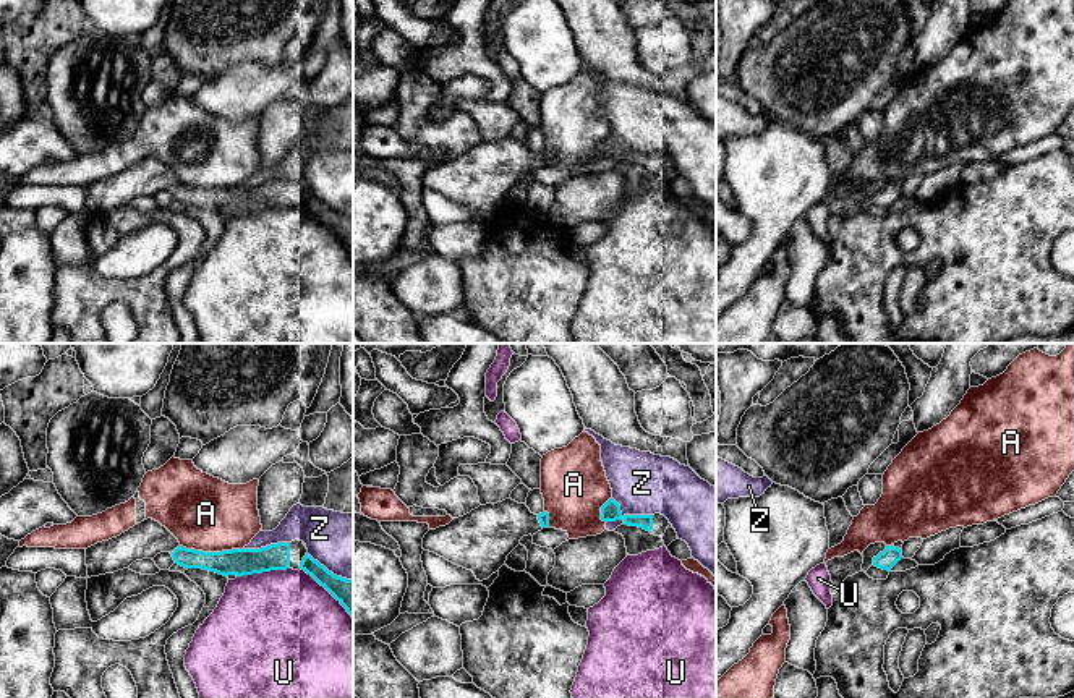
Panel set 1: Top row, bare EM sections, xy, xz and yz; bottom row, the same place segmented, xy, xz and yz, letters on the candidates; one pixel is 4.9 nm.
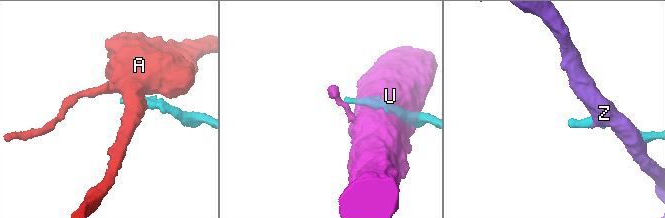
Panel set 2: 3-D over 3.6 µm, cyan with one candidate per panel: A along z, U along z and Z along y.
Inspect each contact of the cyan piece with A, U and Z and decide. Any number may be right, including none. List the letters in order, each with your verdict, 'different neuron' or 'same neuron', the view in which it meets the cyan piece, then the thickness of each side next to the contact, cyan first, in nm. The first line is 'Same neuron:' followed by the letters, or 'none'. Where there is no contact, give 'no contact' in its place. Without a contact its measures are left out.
Same neuron: none
A: different neuron | xy | 130/380 nm
U: different neuron | xy | 140/500 nm
Z: different neuron | xz | 100/320 nm

